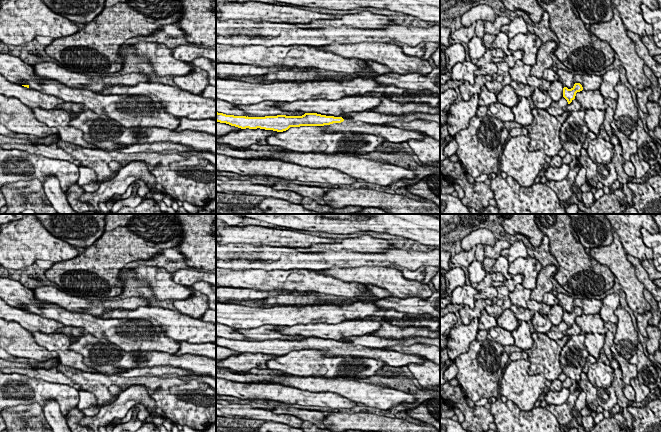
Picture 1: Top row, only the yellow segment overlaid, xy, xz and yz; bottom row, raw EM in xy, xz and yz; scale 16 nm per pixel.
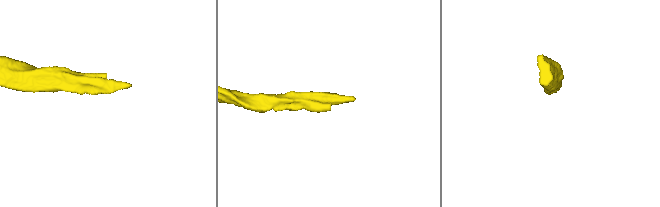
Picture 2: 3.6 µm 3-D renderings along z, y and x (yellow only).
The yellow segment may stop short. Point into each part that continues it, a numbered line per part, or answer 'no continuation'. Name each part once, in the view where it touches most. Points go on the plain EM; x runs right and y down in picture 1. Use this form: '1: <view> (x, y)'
1: xz (391, 358)

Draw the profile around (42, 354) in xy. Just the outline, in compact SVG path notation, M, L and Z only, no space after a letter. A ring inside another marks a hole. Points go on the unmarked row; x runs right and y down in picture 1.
M0 318L0 348L8 354L19 357L46 361L58 357L45 347L38 345L31 332L24 329L15 321Z

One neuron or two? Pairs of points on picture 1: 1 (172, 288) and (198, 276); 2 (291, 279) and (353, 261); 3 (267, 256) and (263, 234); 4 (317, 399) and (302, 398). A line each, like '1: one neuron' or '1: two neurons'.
1: two neurons
2: two neurons
3: two neurons
4: one neuron

